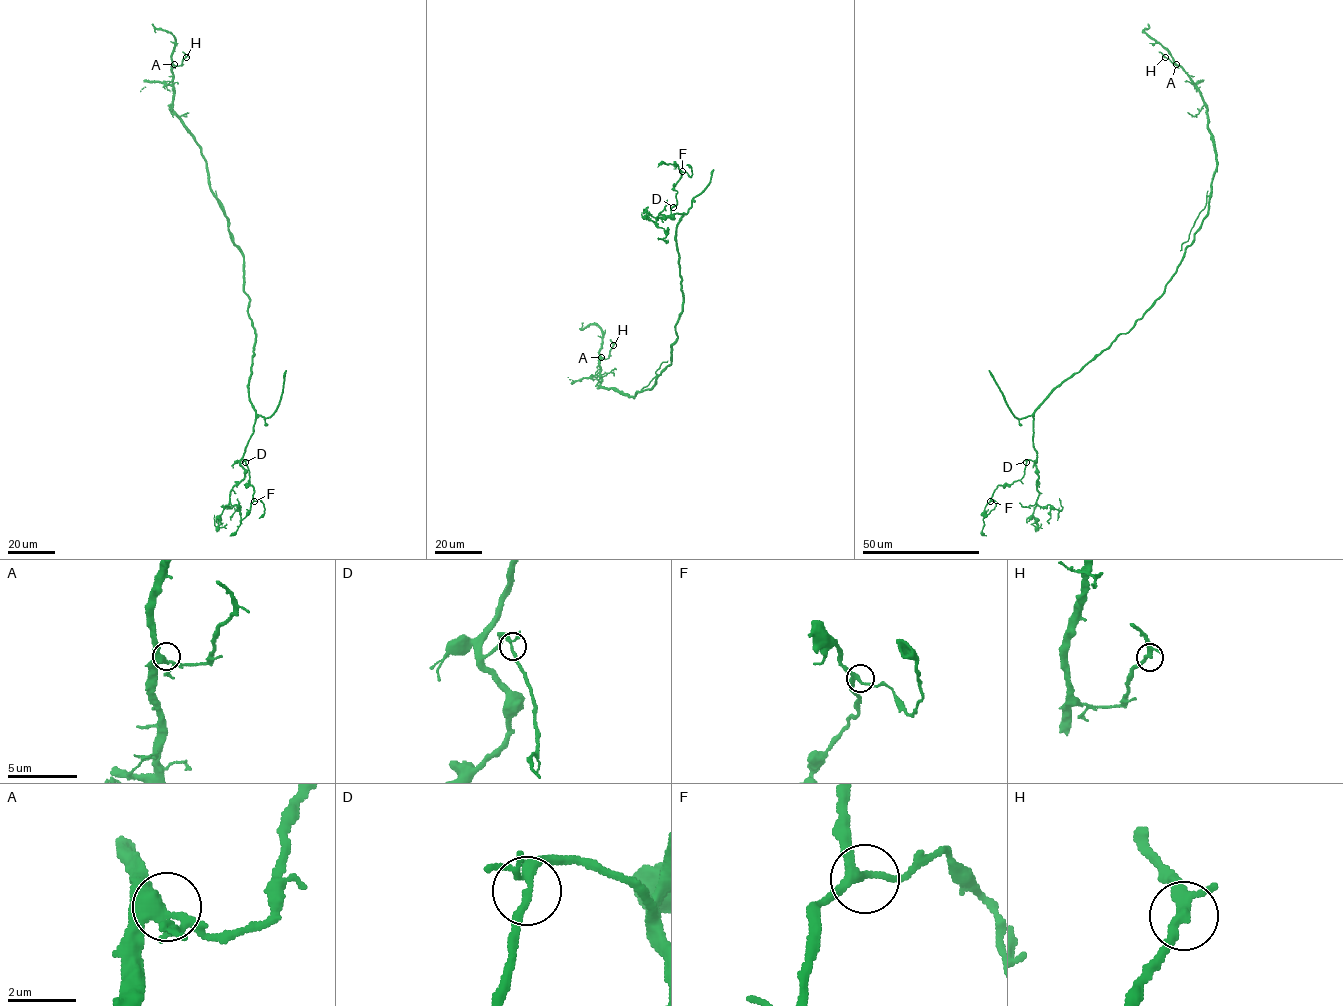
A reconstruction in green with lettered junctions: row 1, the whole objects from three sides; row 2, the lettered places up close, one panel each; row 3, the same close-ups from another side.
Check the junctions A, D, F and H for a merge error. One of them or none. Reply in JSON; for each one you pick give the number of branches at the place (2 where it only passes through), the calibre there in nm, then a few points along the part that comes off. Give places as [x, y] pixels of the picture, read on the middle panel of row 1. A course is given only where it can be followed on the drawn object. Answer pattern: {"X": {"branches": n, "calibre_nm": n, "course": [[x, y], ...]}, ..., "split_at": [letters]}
{"split_at": []}

